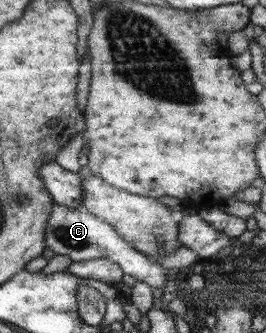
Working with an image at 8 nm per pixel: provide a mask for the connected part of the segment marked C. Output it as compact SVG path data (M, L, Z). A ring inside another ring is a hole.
M55 202L55 208L51 212L47 226L46 241L48 247L55 254L68 255L73 259L73 262L111 259L122 268L123 273L133 276L137 282L145 281L153 288L159 288L162 291L166 287L168 270L165 267L153 262L153 258L135 249L129 241L125 241L121 237L113 225L99 219L83 205L71 208Z

